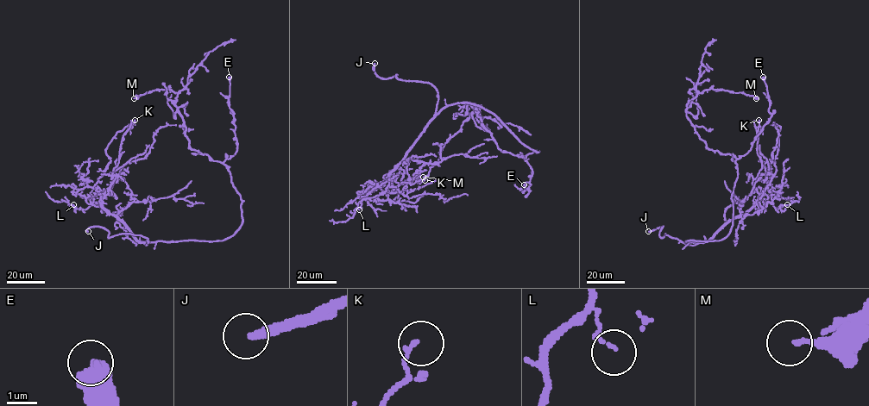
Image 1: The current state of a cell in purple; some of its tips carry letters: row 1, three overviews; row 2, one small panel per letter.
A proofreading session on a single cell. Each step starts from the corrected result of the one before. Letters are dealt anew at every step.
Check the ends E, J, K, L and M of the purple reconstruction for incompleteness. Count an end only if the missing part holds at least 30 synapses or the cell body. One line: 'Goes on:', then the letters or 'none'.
Goes on: J

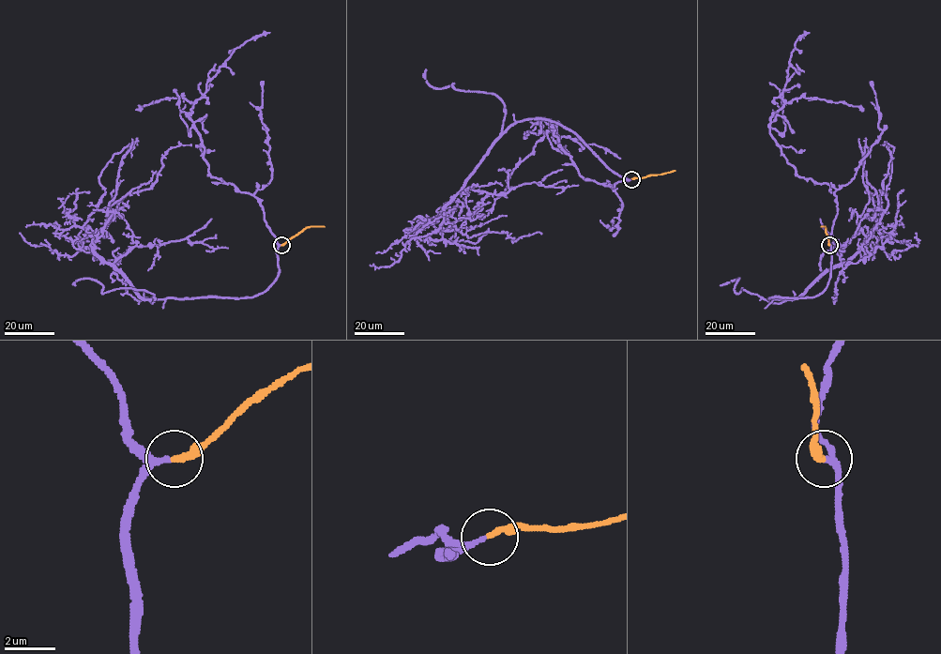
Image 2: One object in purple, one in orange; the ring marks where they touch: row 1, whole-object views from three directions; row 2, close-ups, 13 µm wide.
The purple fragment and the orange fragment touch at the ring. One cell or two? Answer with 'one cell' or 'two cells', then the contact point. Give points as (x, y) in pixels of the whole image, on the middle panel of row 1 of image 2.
one cell; place (631, 179)

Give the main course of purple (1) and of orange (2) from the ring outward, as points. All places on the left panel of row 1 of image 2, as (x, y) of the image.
1: (280, 245), (277, 279), (241, 298), (143, 298), (96, 252), (117, 204), (150, 188), (169, 149), (191, 144)
2: (281, 245), (306, 228), (325, 226)

